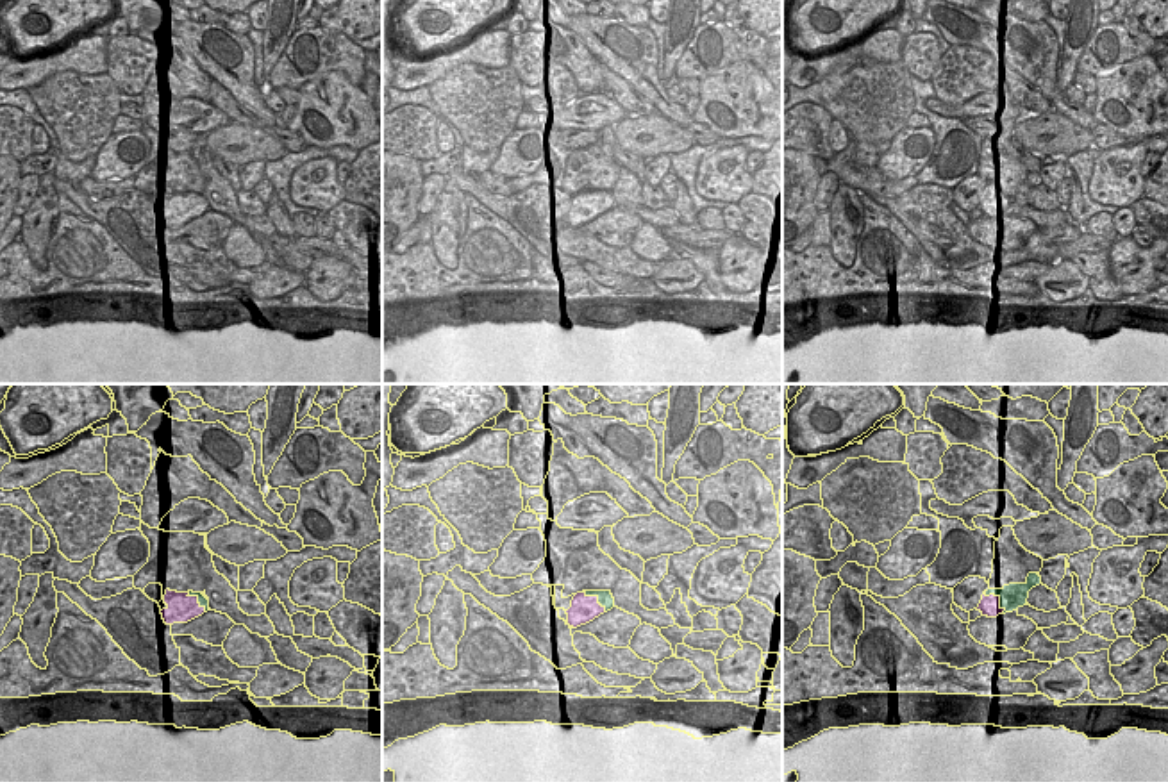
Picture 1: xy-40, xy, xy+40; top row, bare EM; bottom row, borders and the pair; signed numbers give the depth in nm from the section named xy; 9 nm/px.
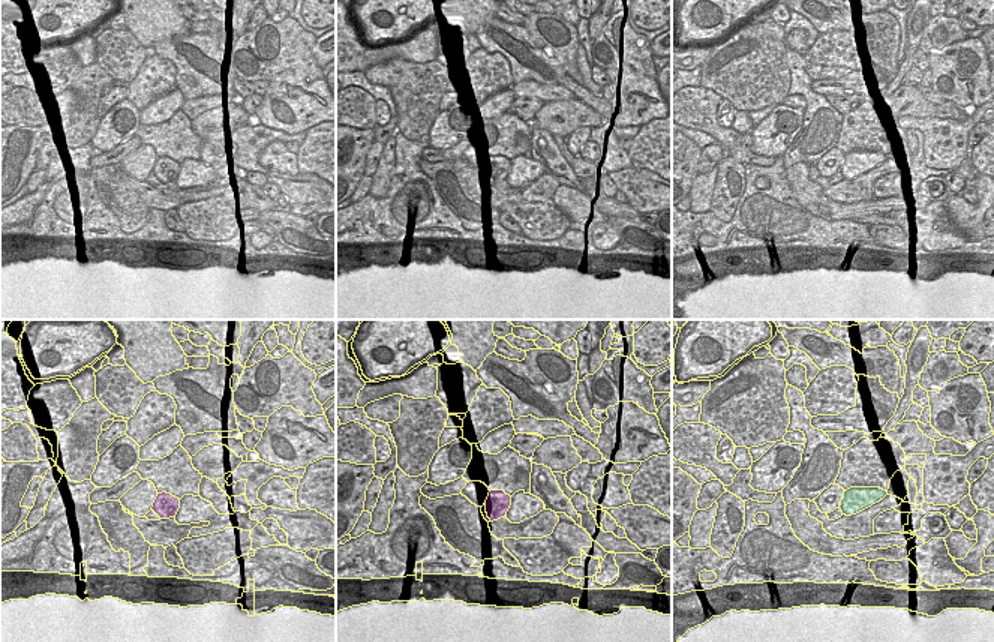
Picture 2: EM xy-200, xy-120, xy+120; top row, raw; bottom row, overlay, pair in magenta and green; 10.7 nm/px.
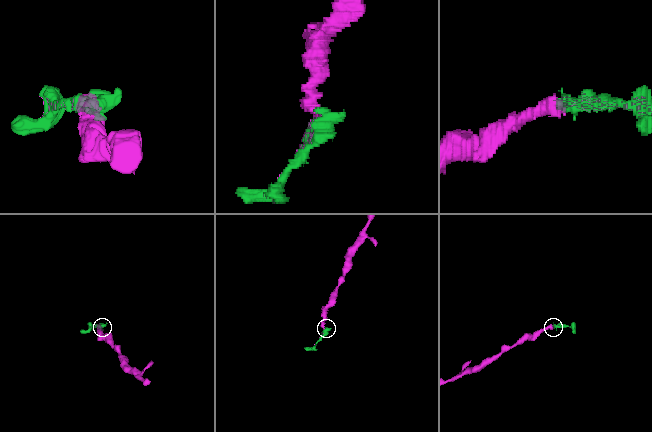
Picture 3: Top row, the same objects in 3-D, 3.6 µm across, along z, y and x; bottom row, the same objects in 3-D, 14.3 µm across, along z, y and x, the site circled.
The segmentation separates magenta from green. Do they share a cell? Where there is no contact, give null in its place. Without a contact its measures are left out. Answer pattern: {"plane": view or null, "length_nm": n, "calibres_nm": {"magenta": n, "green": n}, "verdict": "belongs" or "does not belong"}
{"plane": "xy+40", "length_nm": 260, "calibres_nm": {"magenta": 190, "green": 220}, "verdict": "does not belong"}

